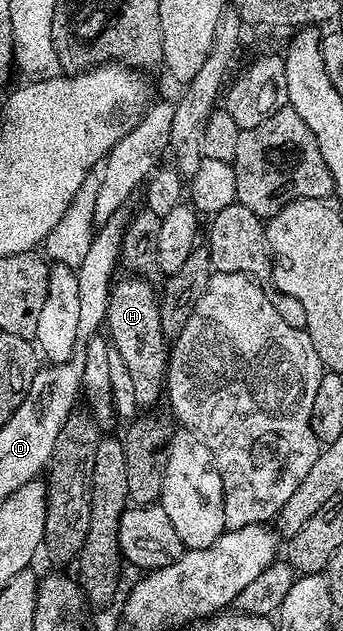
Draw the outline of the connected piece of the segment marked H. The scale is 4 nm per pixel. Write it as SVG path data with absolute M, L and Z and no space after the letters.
M123 276L111 286L105 333L113 351L121 355L121 360L129 370L133 391L137 394L137 403L141 407L155 407L158 406L155 404L159 400L162 402L165 397L169 356L169 341L161 331L157 289L152 282L144 281L141 277Z

